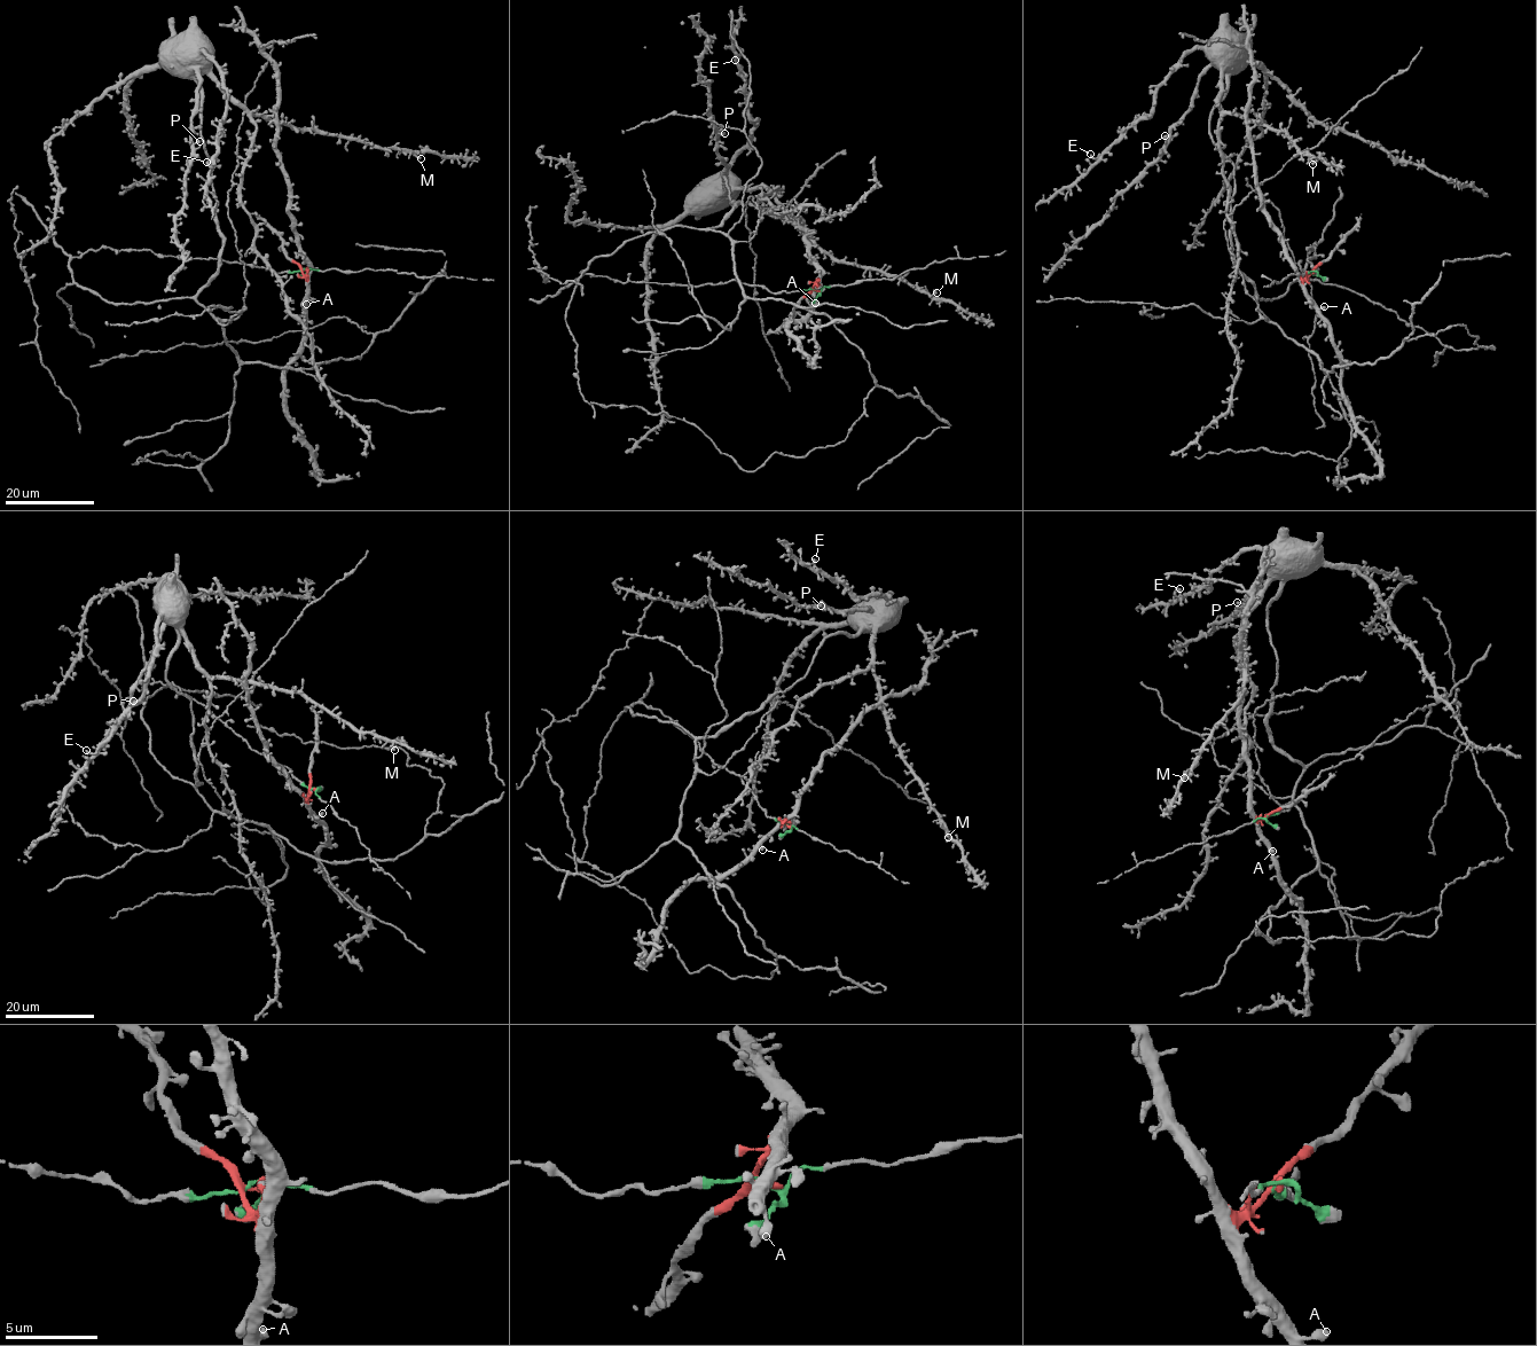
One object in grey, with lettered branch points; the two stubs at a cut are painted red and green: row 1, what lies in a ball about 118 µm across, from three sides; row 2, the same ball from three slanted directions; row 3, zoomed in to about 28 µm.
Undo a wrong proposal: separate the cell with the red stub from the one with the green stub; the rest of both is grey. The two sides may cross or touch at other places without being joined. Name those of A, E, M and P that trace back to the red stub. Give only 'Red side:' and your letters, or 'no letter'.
Red side: A

